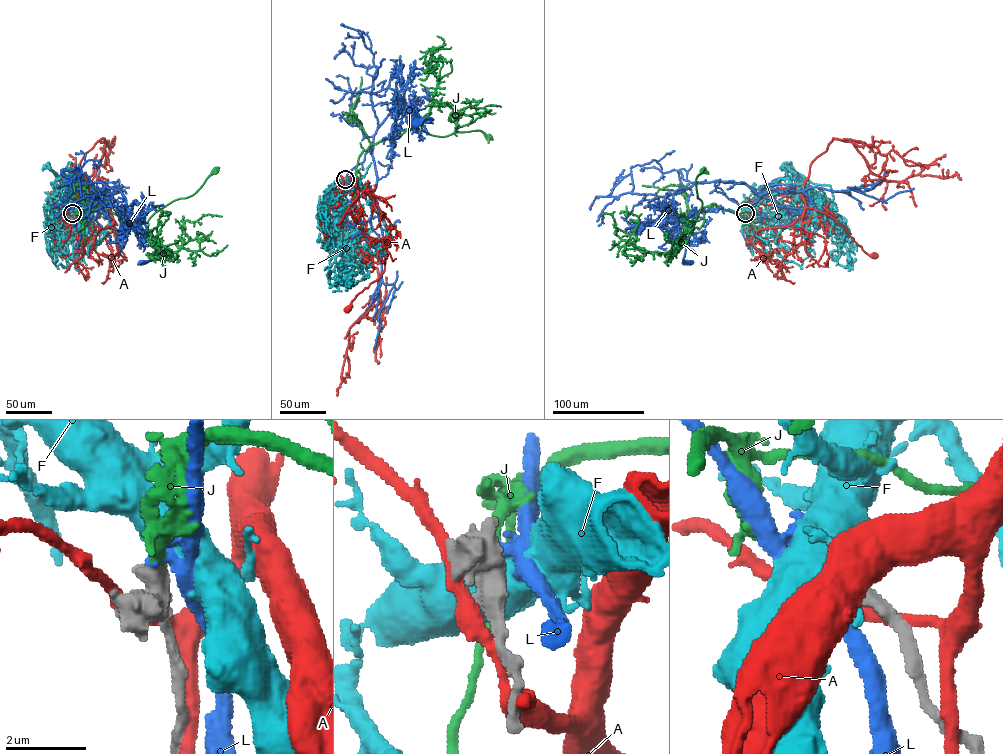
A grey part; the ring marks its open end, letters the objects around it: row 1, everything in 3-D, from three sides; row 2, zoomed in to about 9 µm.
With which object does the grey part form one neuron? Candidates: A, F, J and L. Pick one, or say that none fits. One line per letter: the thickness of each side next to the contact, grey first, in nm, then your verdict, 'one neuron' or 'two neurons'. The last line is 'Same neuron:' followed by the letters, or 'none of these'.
A: 550/300 nm | two neurons
F: 550/750 nm | two neurons
J: 500/320 nm | one neuron
L: 500/200 nm | two neurons
Same neuron: J

